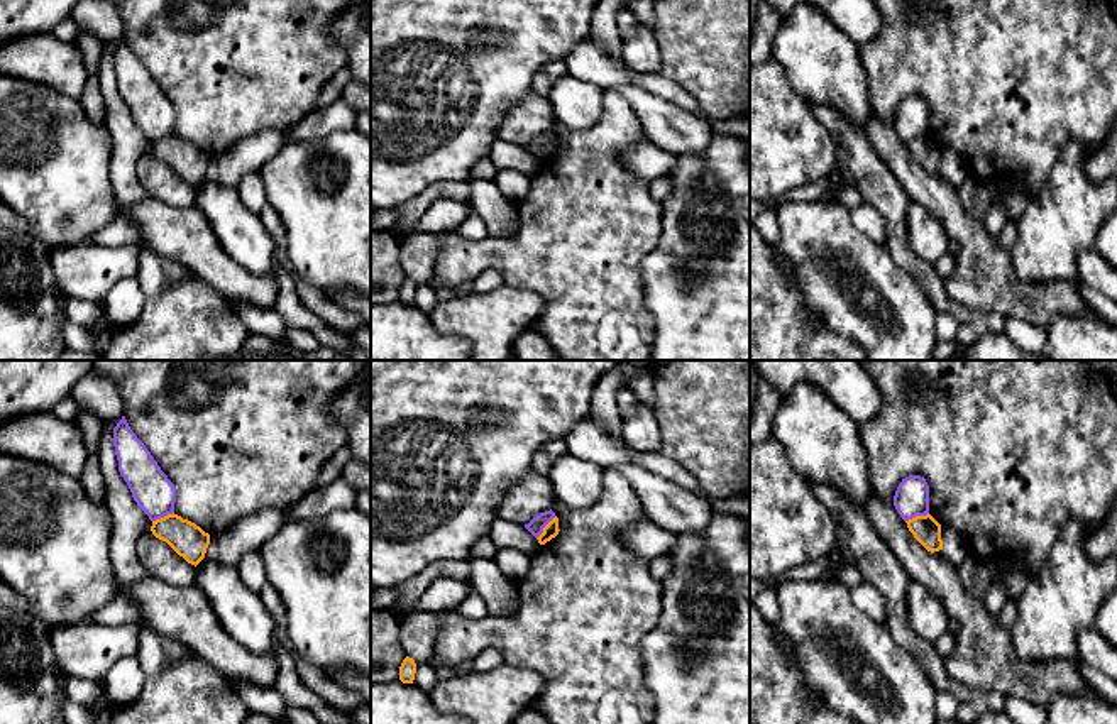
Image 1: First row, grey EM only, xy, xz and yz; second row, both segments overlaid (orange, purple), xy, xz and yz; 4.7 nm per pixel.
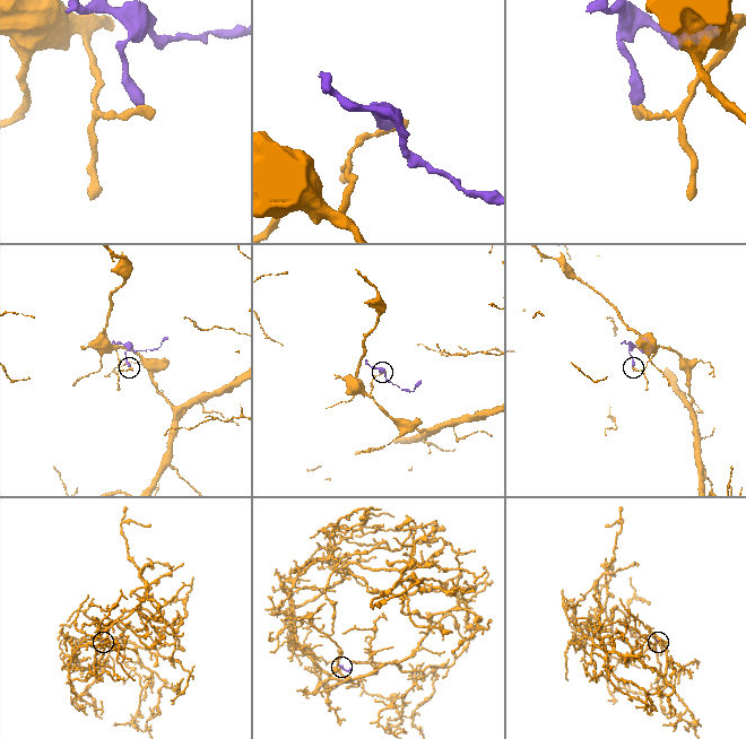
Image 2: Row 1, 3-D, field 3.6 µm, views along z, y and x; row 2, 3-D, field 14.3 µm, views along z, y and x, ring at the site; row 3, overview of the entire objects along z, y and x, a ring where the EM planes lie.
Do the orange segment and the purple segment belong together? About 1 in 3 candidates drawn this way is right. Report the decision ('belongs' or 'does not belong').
does not belong

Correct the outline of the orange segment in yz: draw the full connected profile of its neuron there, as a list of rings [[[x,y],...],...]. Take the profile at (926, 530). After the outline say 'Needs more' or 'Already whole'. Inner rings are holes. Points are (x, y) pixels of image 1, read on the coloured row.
[[[916,516],[907,523],[914,538],[931,553],[943,550],[941,524],[931,516]]]. Already whole

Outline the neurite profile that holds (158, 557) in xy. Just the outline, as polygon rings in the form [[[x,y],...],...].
[[[149,529],[140,533],[135,545],[137,558],[157,580],[173,587],[191,587],[196,582],[196,567],[179,557],[166,541]]]

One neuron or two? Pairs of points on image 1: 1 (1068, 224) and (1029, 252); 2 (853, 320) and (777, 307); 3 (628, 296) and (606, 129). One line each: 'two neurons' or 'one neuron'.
1: one neuron
2: two neurons
3: one neuron

